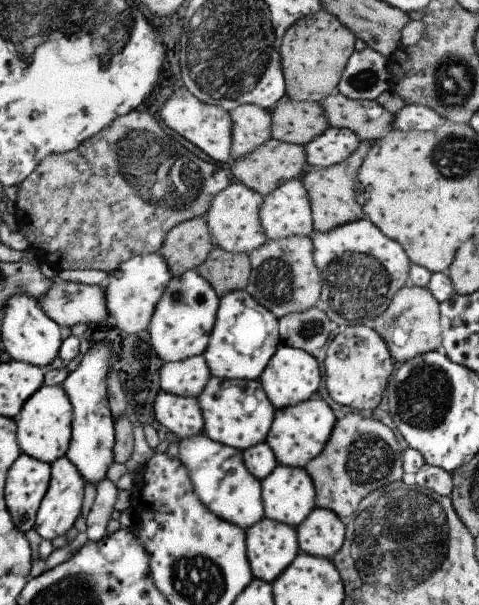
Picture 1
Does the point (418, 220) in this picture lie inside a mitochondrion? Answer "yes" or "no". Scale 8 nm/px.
no

